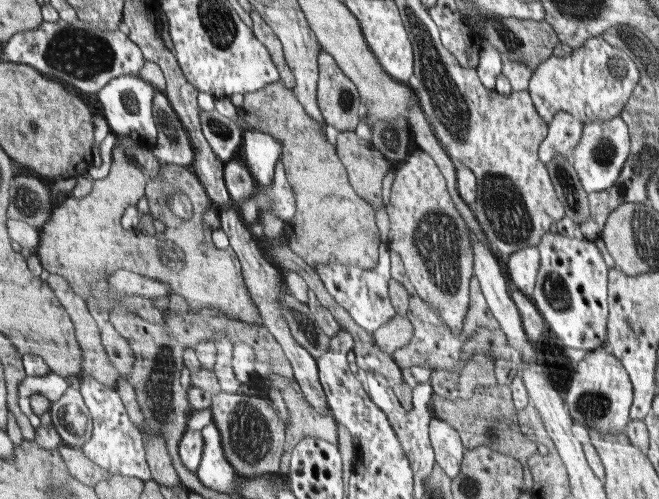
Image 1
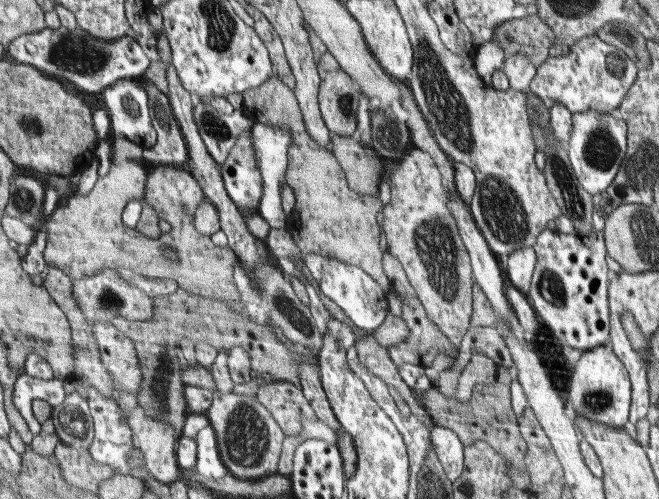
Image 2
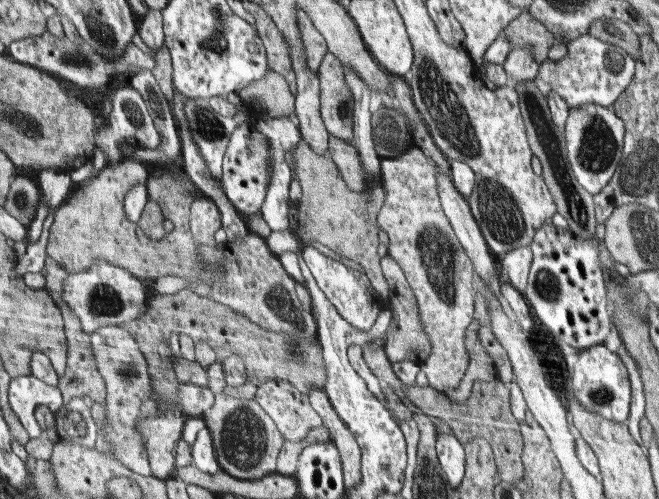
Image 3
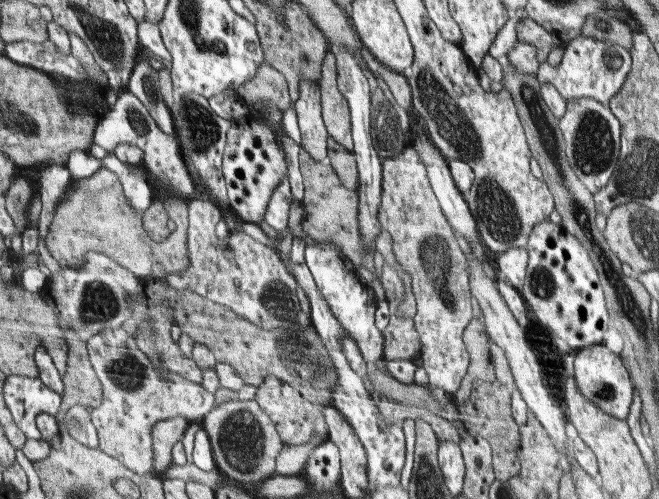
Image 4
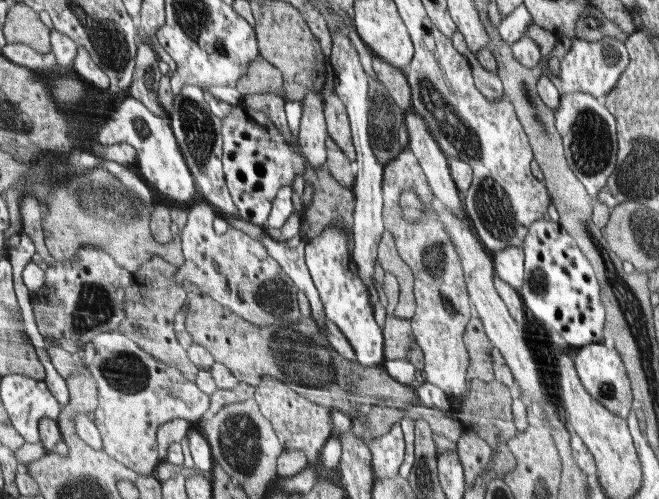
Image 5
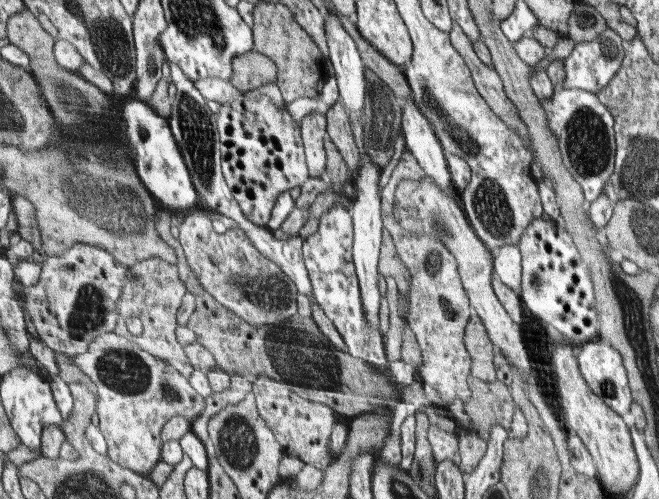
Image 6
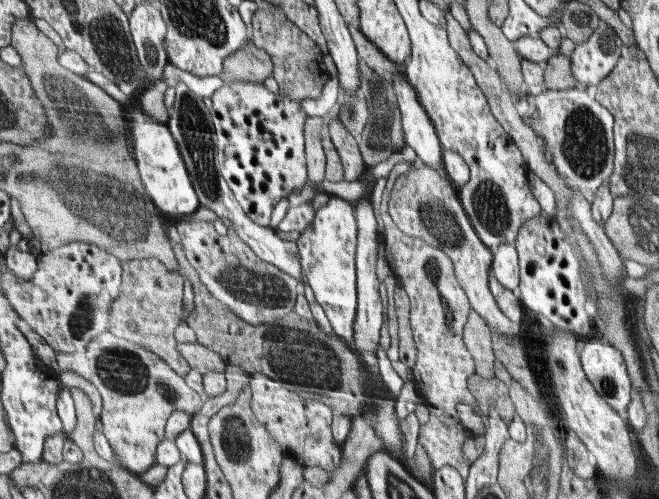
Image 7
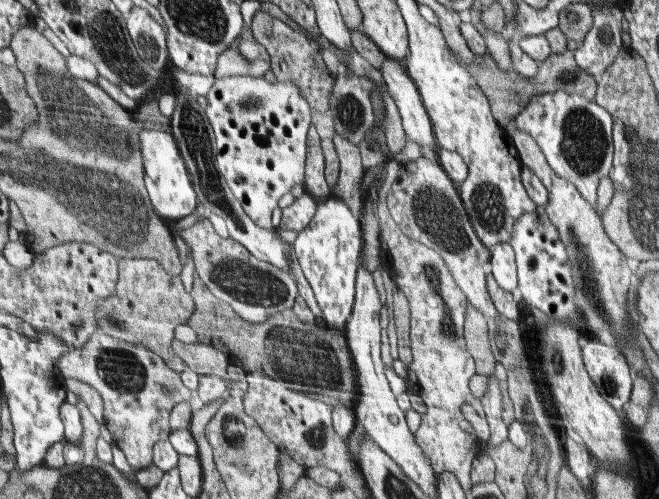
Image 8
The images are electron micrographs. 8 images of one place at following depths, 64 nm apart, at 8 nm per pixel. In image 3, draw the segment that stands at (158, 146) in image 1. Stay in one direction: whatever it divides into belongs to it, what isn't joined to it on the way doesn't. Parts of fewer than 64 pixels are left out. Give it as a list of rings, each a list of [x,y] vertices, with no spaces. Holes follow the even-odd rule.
[[[144,69],[136,75],[129,76],[128,83],[141,92],[153,117],[153,124],[161,135],[160,147],[137,148],[134,152],[136,160],[157,162],[157,160],[164,161],[167,158],[169,161],[178,158],[182,153],[183,144],[180,137],[180,125],[173,115],[172,104],[161,91],[156,76]]]

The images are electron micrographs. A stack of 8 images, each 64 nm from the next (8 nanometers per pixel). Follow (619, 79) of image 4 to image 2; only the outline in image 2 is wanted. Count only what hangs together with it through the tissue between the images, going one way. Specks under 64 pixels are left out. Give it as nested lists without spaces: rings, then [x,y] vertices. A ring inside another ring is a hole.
[[[590,35],[570,46],[568,55],[549,56],[537,68],[529,88],[548,109],[561,102],[571,113],[595,110],[602,114],[616,114],[635,80],[634,61],[622,49]]]

